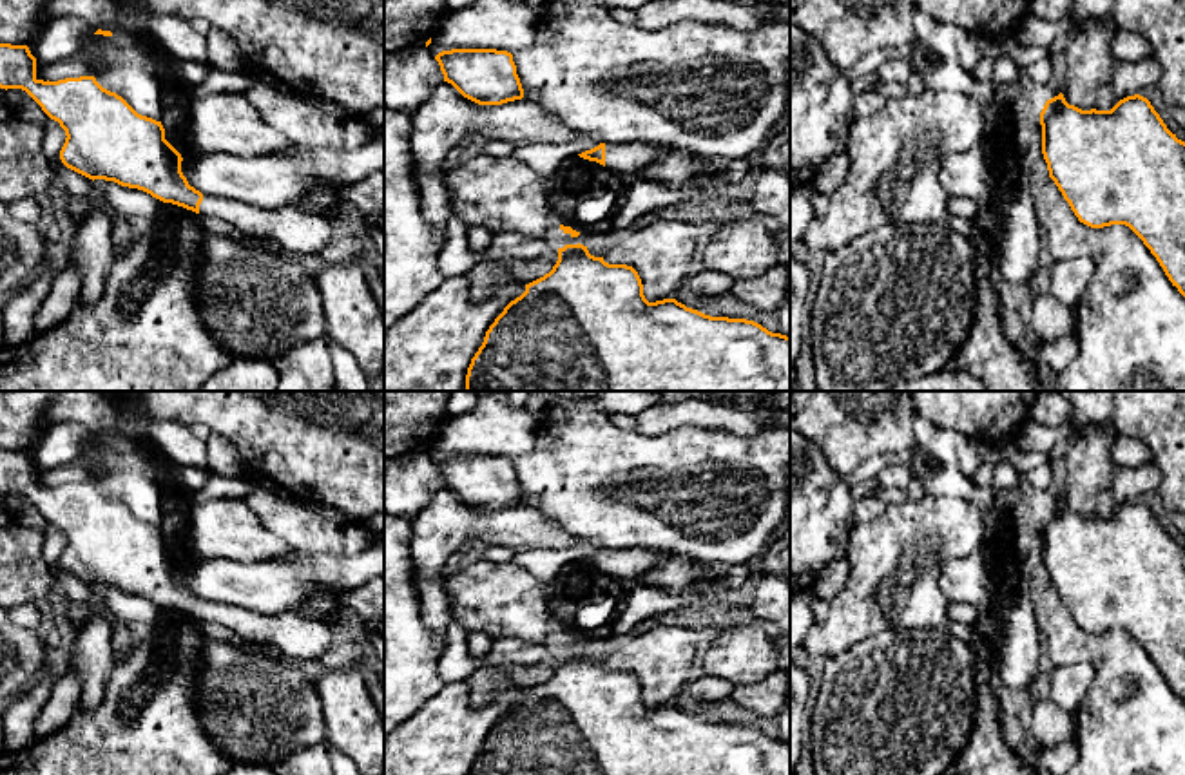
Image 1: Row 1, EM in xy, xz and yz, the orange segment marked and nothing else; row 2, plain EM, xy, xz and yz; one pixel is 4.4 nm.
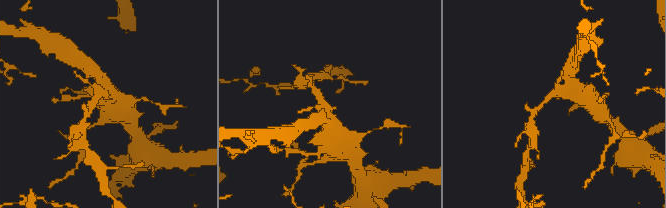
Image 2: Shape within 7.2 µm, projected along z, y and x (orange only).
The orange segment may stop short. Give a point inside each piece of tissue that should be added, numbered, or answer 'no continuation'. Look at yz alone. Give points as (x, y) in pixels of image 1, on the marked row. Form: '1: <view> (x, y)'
no continuation

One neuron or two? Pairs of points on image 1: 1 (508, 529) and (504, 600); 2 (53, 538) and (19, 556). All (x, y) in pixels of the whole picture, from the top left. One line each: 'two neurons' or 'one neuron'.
1: two neurons
2: two neurons

